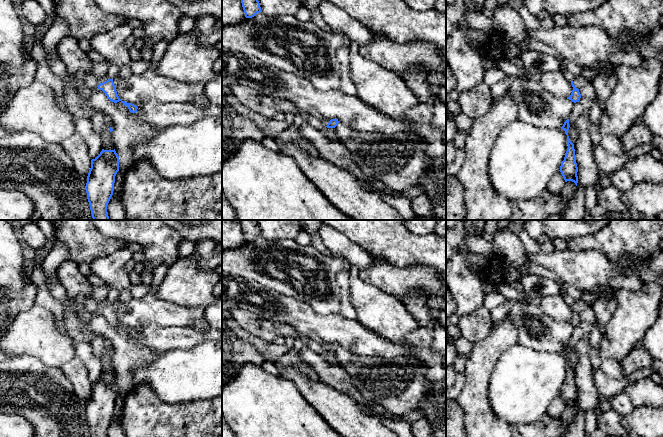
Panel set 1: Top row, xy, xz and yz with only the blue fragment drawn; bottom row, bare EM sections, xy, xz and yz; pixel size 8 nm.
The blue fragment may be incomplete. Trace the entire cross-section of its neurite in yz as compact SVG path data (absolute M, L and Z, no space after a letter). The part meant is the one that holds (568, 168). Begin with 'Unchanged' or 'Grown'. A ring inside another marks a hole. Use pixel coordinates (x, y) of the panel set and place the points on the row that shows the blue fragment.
Unchanged. M567 119L563 126L561 127L567 135L567 151L565 153L564 160L561 162L560 166L560 172L565 180L567 181L572 181L576 184L578 183L578 167L576 163L576 155L575 155L575 149L574 149L574 144L569 140L568 136L568 130L569 130L569 119Z

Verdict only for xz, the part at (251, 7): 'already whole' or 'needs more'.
already whole

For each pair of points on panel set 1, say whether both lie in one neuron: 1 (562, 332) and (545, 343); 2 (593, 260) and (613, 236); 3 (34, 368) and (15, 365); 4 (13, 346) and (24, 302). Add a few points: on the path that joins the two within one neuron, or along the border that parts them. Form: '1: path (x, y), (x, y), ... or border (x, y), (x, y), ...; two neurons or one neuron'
1: path (558, 334), (553, 335), (549, 339); one neuron
2: border (577, 251), (600, 250), (610, 260), (622, 258); two neurons
3: path (29, 368), (20, 368); one neuron
4: border (34, 303), (29, 308), (21, 311), (10, 325); two neurons

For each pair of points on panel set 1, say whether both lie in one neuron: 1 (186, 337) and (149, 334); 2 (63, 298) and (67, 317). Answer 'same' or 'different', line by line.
1: same
2: different

